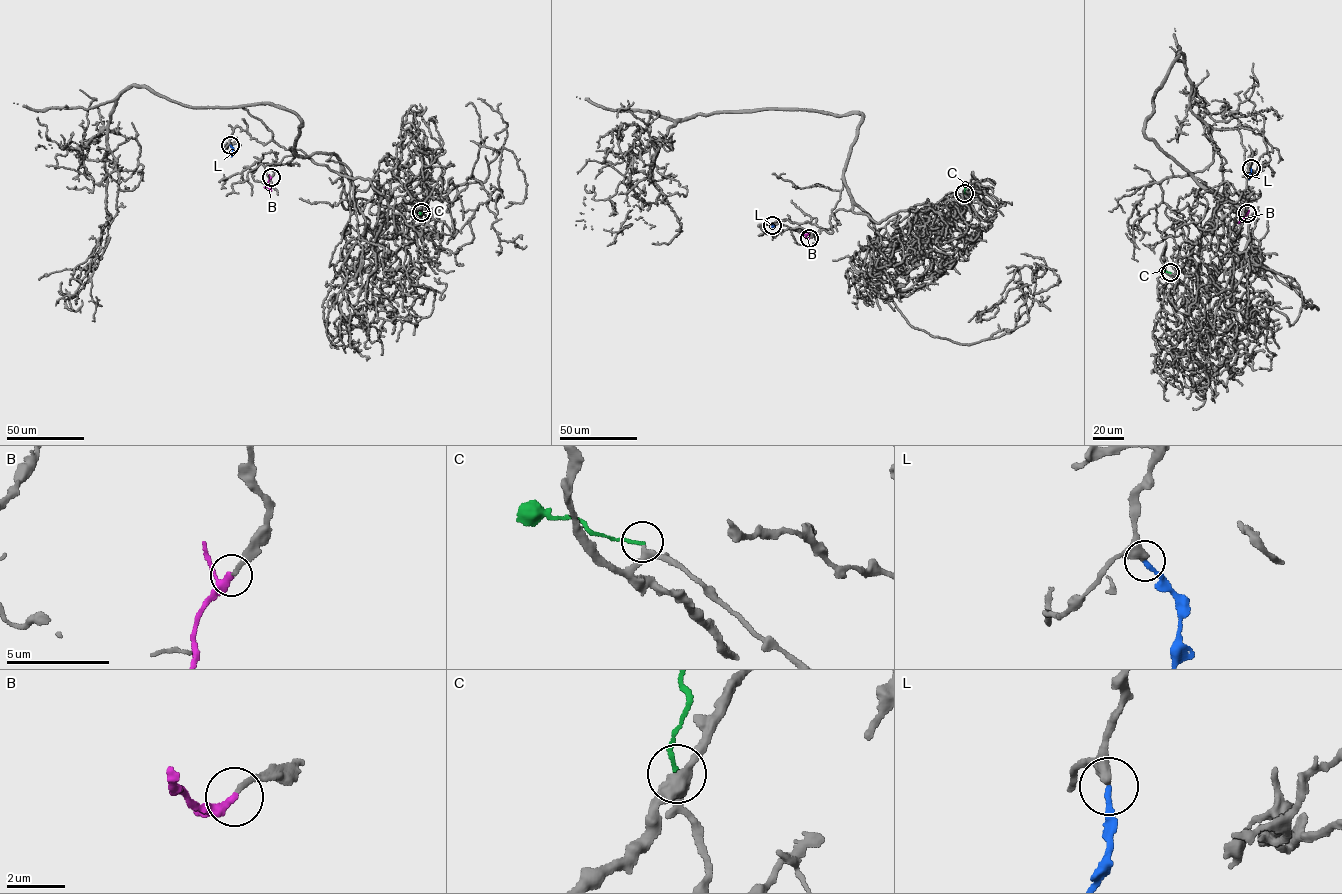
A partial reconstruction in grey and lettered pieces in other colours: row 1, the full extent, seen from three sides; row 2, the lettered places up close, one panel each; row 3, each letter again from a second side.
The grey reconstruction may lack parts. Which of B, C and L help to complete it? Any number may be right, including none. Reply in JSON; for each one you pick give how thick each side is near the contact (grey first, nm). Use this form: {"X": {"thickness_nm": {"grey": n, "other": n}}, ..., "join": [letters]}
{"B": {"thickness_nm": {"grey": 190, "other": 220}}, "L": {"thickness_nm": {"grey": 320, "other": 180}}, "join": ["B", "L"]}

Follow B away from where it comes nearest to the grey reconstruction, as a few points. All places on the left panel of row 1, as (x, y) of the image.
B: (271, 177), (269, 191)

